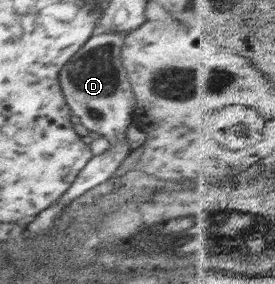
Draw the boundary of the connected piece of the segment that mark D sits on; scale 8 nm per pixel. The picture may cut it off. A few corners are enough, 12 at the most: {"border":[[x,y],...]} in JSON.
{"border":[[125,33],[92,35],[61,68],[64,98],[110,146],[29,223],[109,180],[131,153],[135,94],[119,60]]}

